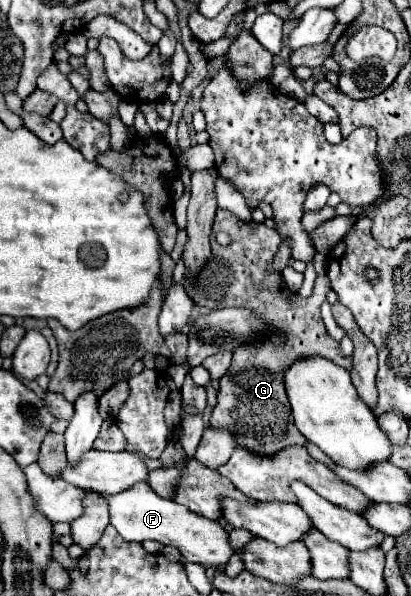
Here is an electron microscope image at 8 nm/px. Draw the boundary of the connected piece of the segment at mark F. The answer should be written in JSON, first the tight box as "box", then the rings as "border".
{"box":[103,482,241,568],"border":[[[145,482],[135,484],[133,488],[119,492],[119,494],[103,494],[109,512],[111,512],[111,524],[115,530],[127,540],[127,542],[143,542],[143,540],[155,540],[165,546],[177,548],[187,562],[201,564],[205,568],[225,568],[229,558],[235,554],[241,554],[241,550],[233,550],[229,546],[229,532],[213,520],[201,518],[199,514],[193,514],[187,506],[181,506],[173,500],[165,500],[157,496],[151,486]]]}

